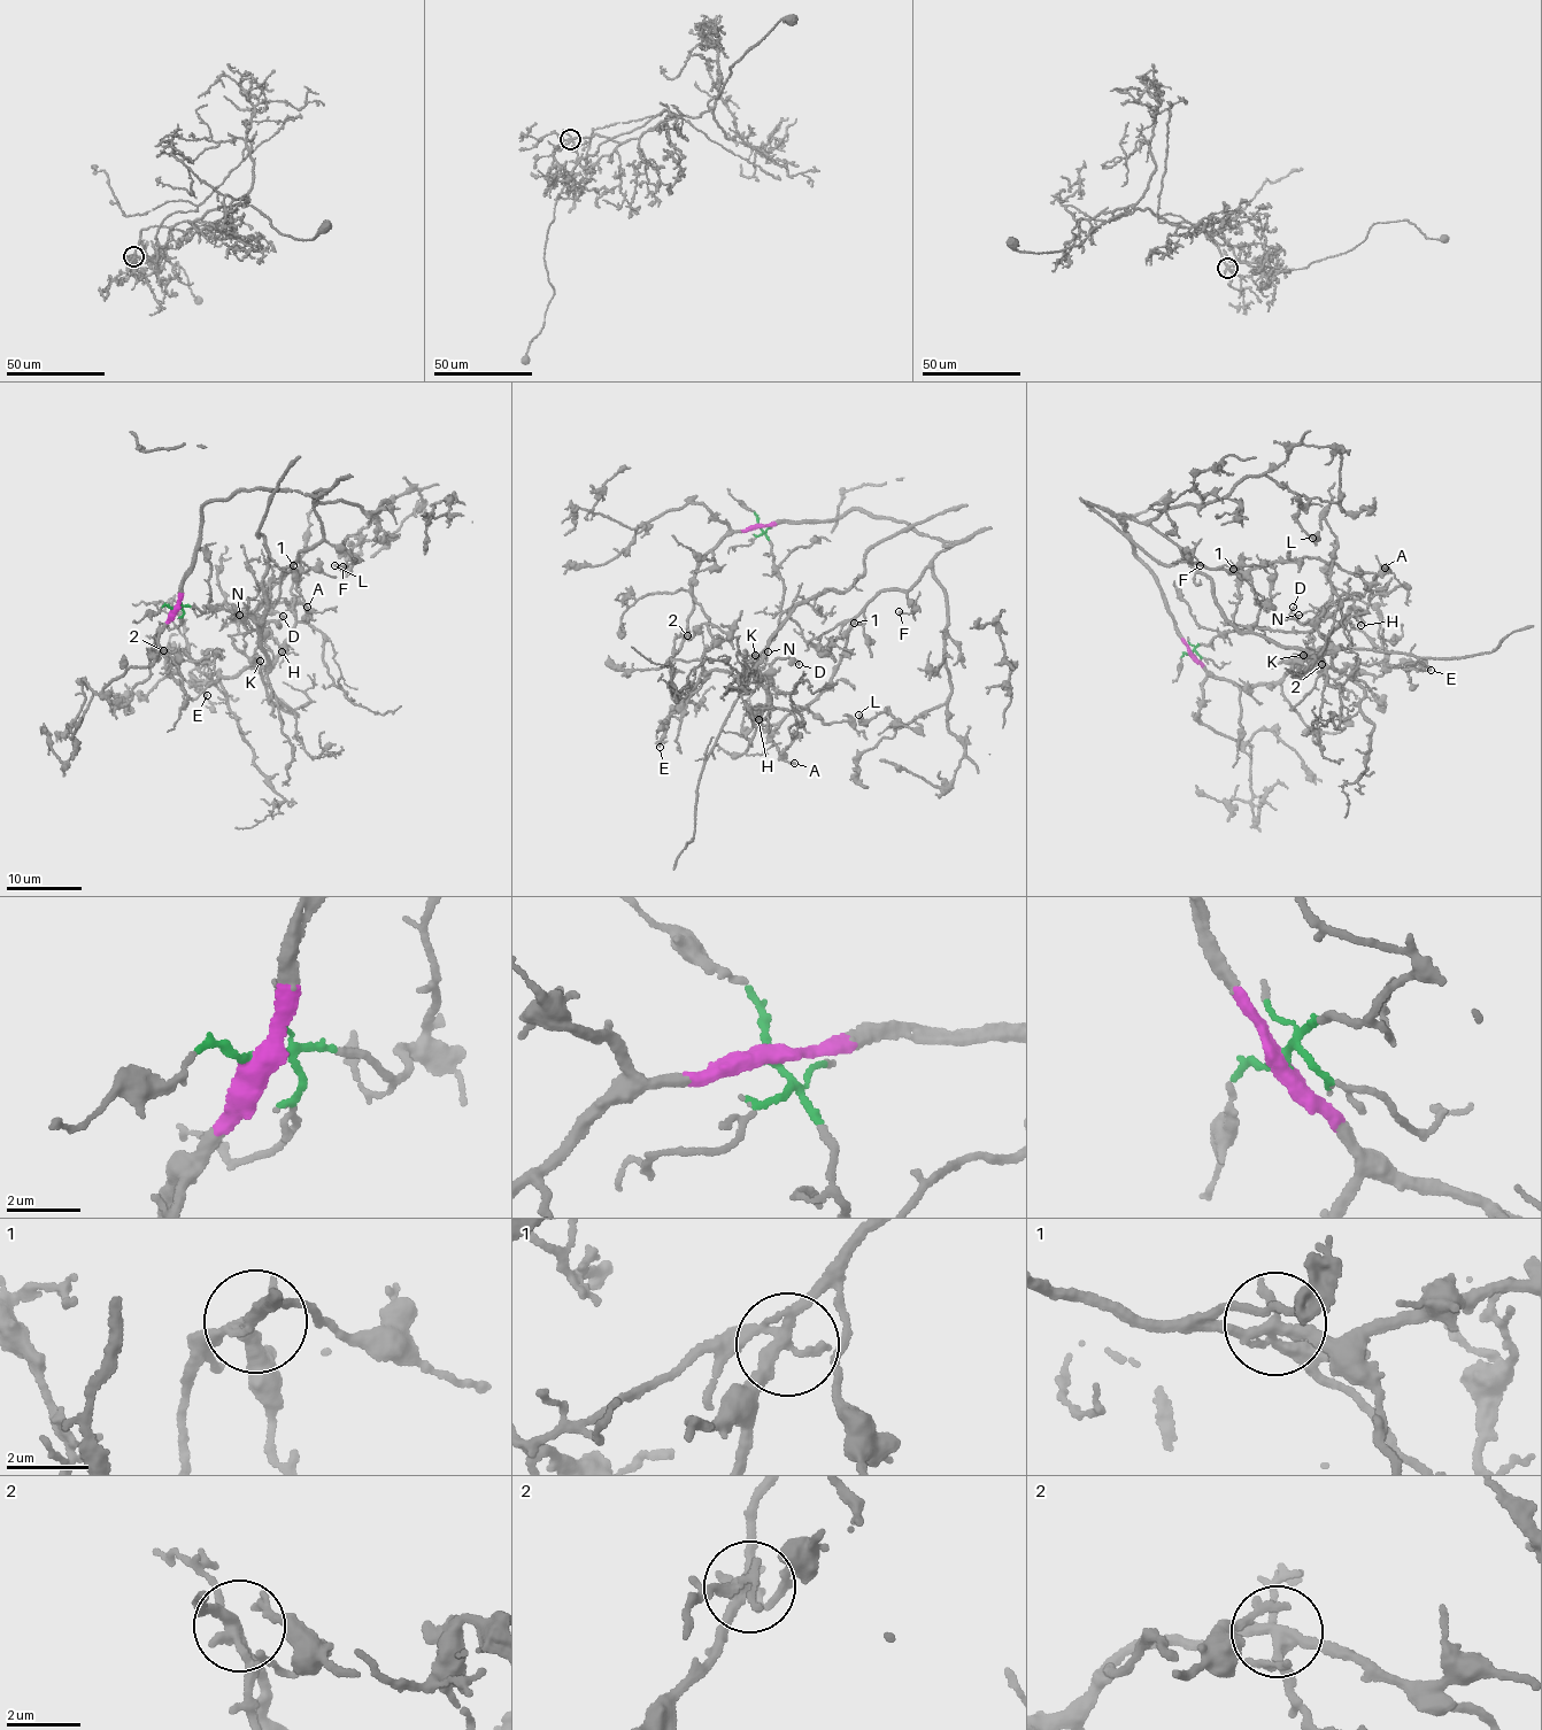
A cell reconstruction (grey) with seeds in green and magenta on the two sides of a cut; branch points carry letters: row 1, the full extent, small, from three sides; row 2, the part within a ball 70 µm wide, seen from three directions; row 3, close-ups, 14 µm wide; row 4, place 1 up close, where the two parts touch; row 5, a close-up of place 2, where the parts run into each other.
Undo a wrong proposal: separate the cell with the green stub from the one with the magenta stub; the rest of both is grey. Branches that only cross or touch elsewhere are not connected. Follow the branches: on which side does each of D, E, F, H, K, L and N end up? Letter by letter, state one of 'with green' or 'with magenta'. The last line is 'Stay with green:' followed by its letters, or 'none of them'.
D: with green
E: with magenta
F: with magenta
H: with green
K: with green
L: with magenta
N: with green
Stay with green: D, H, K, N

